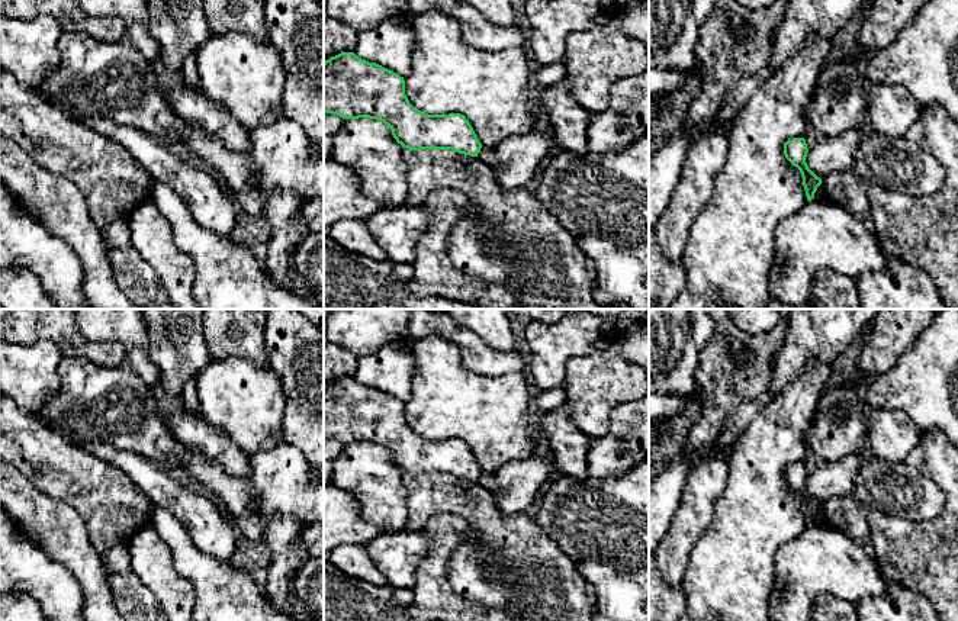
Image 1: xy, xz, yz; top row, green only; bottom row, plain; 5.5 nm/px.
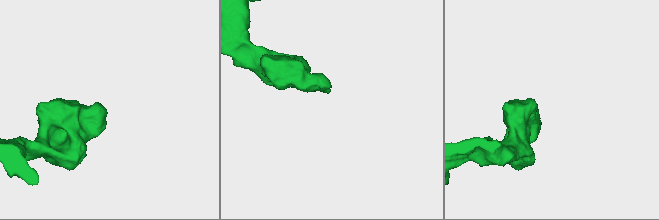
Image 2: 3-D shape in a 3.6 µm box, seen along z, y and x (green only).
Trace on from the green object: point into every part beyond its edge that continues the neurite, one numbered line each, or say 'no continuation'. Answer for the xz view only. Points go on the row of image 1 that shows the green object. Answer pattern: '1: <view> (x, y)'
no continuation

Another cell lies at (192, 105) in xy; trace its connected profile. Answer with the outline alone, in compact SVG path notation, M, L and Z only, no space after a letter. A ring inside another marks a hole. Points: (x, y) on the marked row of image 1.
M184 83L174 87L170 104L186 123L218 138L228 149L235 152L250 151L250 131L224 104L209 99L199 83L192 87Z

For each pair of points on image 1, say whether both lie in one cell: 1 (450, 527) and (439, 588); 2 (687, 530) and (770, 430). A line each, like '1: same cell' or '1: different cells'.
1: same cell
2: different cells

